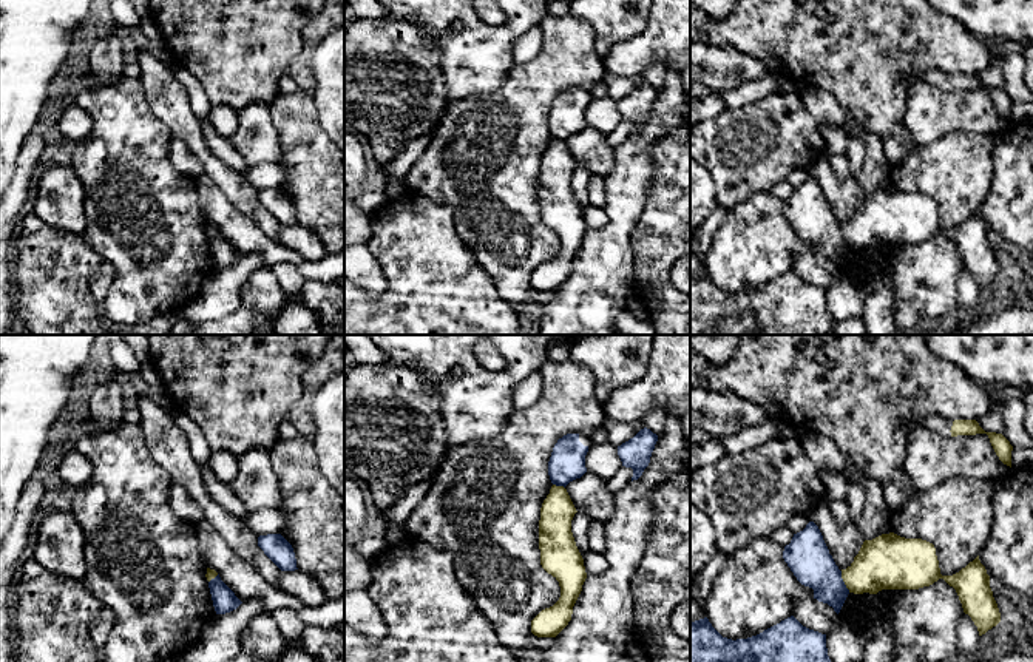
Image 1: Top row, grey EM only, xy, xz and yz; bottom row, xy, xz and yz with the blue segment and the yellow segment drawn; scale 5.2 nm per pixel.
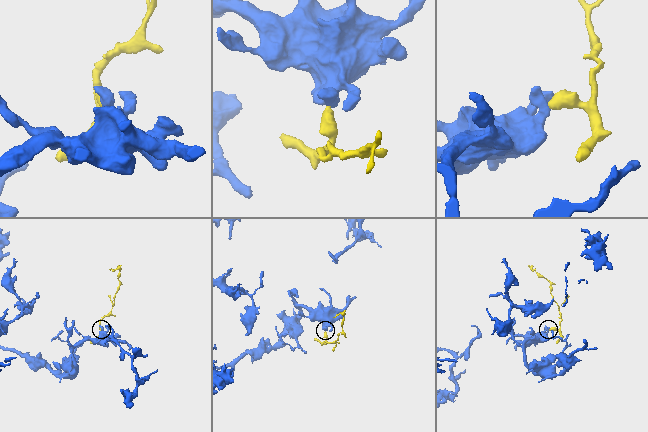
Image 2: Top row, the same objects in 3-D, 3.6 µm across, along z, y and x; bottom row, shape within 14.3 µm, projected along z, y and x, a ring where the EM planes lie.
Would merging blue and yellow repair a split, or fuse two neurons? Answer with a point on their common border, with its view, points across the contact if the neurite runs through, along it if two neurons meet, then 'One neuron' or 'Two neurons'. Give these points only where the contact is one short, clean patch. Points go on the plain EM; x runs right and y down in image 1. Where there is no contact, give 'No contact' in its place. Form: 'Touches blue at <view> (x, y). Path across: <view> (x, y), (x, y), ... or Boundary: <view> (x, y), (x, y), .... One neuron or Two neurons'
Touches blue at yz (843, 236). Boundary: yz (840, 226), (840, 232), (850, 246). Two neurons

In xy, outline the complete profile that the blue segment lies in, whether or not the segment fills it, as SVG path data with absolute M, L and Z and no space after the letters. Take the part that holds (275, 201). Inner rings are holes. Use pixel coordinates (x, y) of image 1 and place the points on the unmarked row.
M281 188L259 190L258 201L281 225L298 224L293 202Z

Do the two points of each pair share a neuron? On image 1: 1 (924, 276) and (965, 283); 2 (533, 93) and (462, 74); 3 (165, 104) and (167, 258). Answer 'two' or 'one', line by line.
1: two
2: two
3: two

